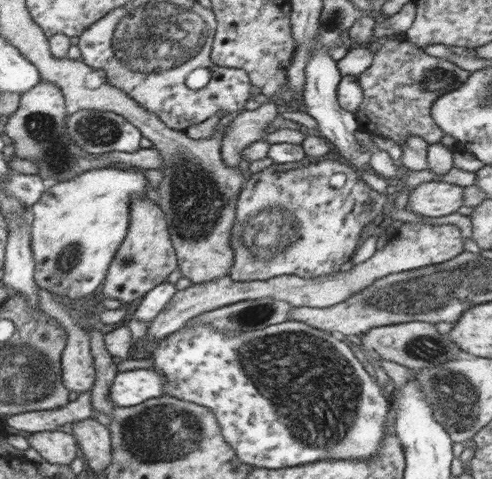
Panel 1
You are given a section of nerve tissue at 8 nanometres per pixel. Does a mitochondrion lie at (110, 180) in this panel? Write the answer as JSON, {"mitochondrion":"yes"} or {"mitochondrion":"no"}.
{"mitochondrion":"no"}

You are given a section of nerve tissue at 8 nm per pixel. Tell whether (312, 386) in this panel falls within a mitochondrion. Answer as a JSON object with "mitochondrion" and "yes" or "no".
{"mitochondrion":"yes"}

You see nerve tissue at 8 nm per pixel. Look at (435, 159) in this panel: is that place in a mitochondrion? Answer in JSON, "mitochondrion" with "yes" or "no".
{"mitochondrion":"no"}

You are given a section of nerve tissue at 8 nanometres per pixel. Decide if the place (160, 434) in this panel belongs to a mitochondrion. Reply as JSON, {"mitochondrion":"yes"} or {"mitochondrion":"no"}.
{"mitochondrion":"yes"}

